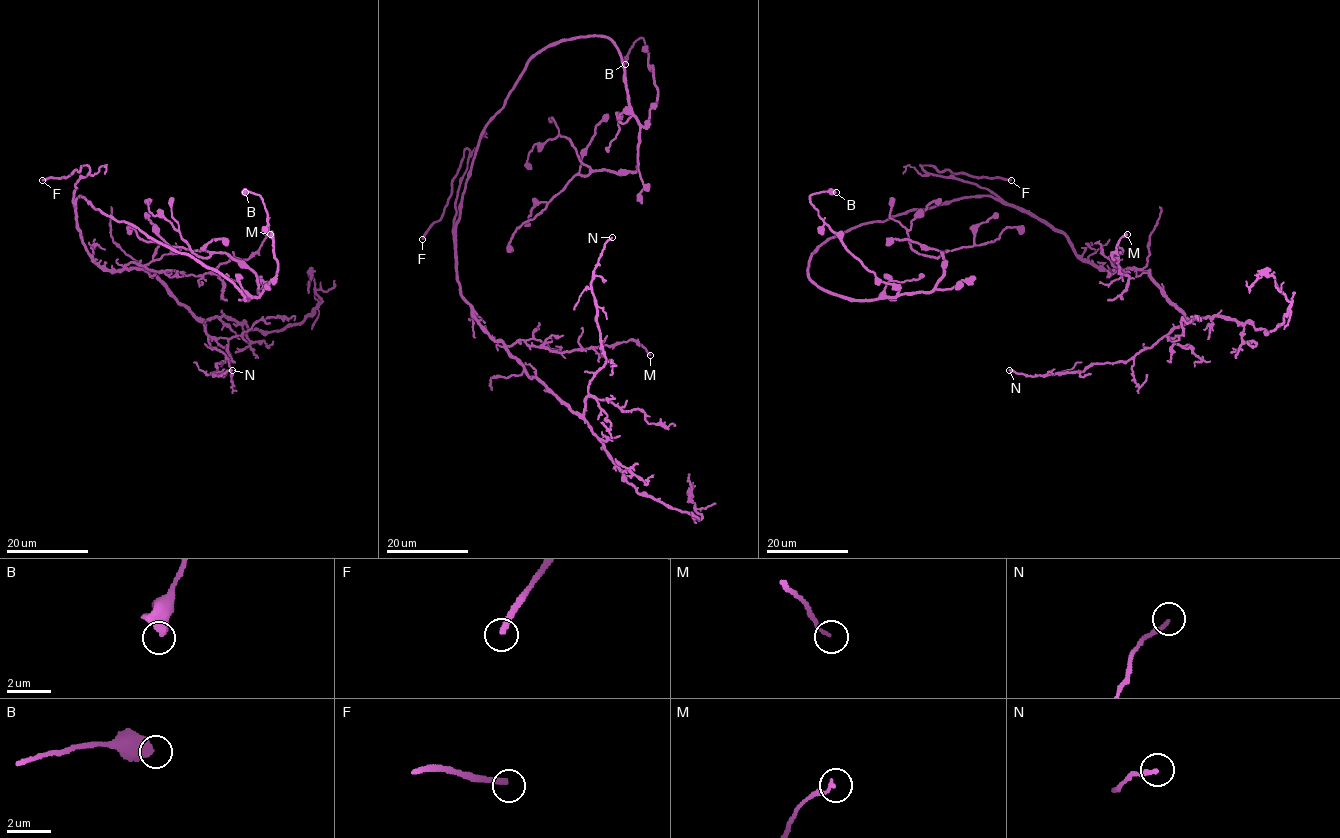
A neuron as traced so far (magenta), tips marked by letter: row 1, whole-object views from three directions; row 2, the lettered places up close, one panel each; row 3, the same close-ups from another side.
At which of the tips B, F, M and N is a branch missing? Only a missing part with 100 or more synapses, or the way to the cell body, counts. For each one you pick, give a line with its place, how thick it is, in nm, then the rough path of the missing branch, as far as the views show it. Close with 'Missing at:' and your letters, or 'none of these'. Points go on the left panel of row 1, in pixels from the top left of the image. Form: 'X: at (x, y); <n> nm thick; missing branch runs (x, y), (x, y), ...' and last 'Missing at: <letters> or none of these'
F: at (42, 180); 240 nm thick
Missing at: F

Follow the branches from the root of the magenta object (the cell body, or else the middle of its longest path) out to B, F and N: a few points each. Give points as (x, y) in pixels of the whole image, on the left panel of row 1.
B: (86, 201), (217, 270), (248, 299), (269, 284), (277, 261), (262, 199), (245, 192)
F: (86, 201), (81, 196), (75, 200), (74, 190), (79, 179), (88, 174), (87, 165), (66, 177), (42, 180)
N: (86, 201), (76, 200), (76, 221), (92, 260), (108, 270), (152, 271), (225, 355), (211, 374), (232, 370)

